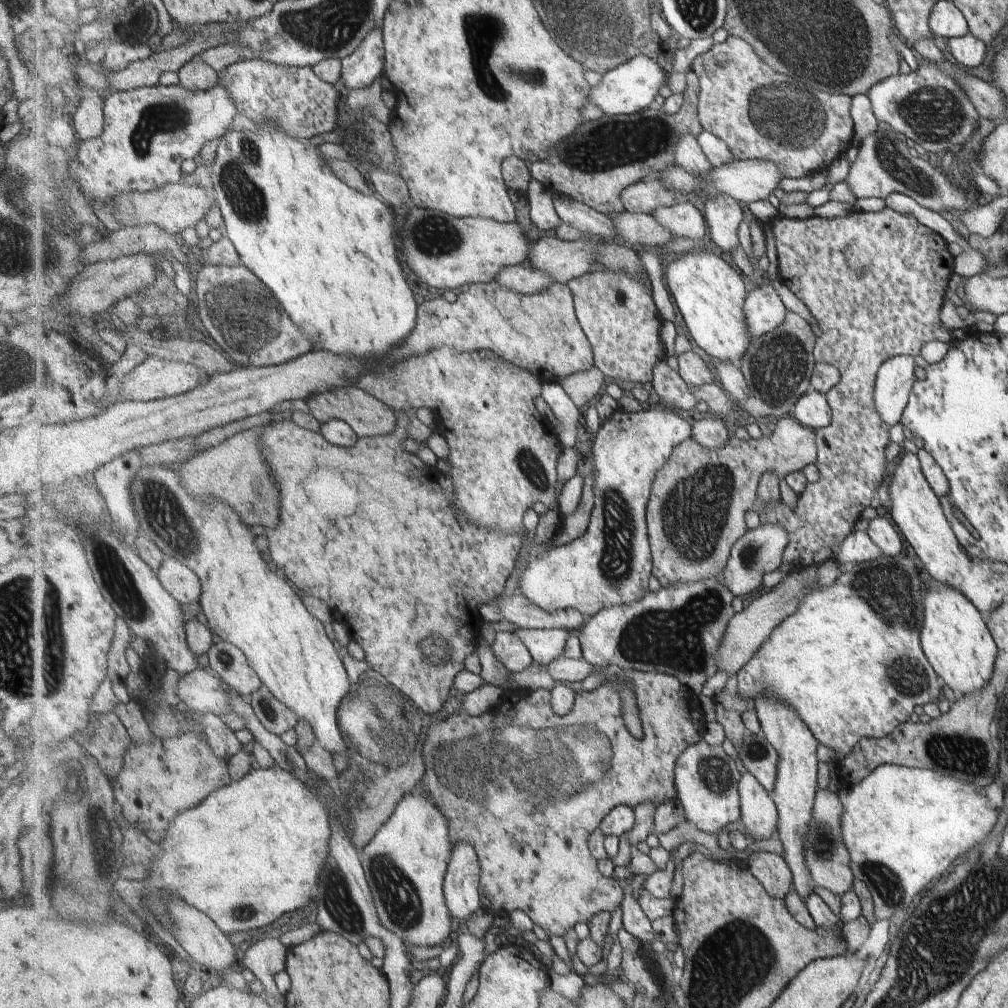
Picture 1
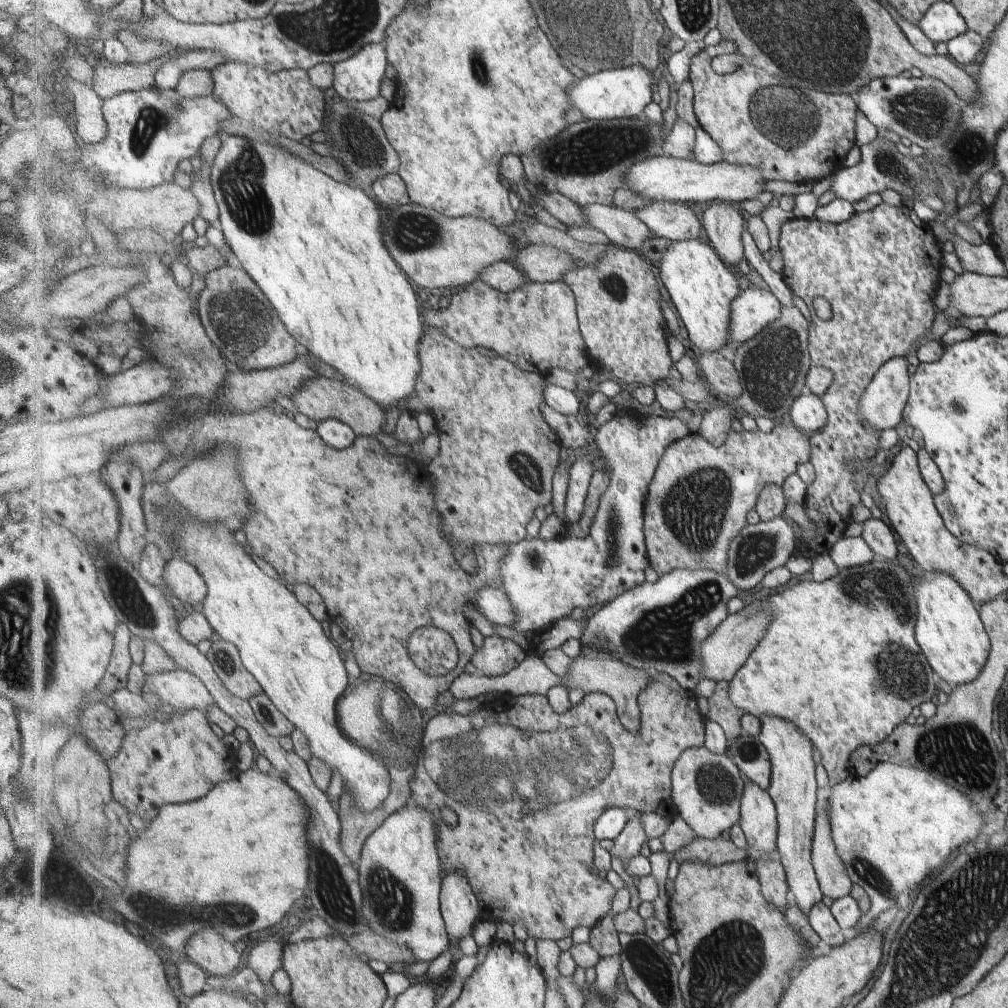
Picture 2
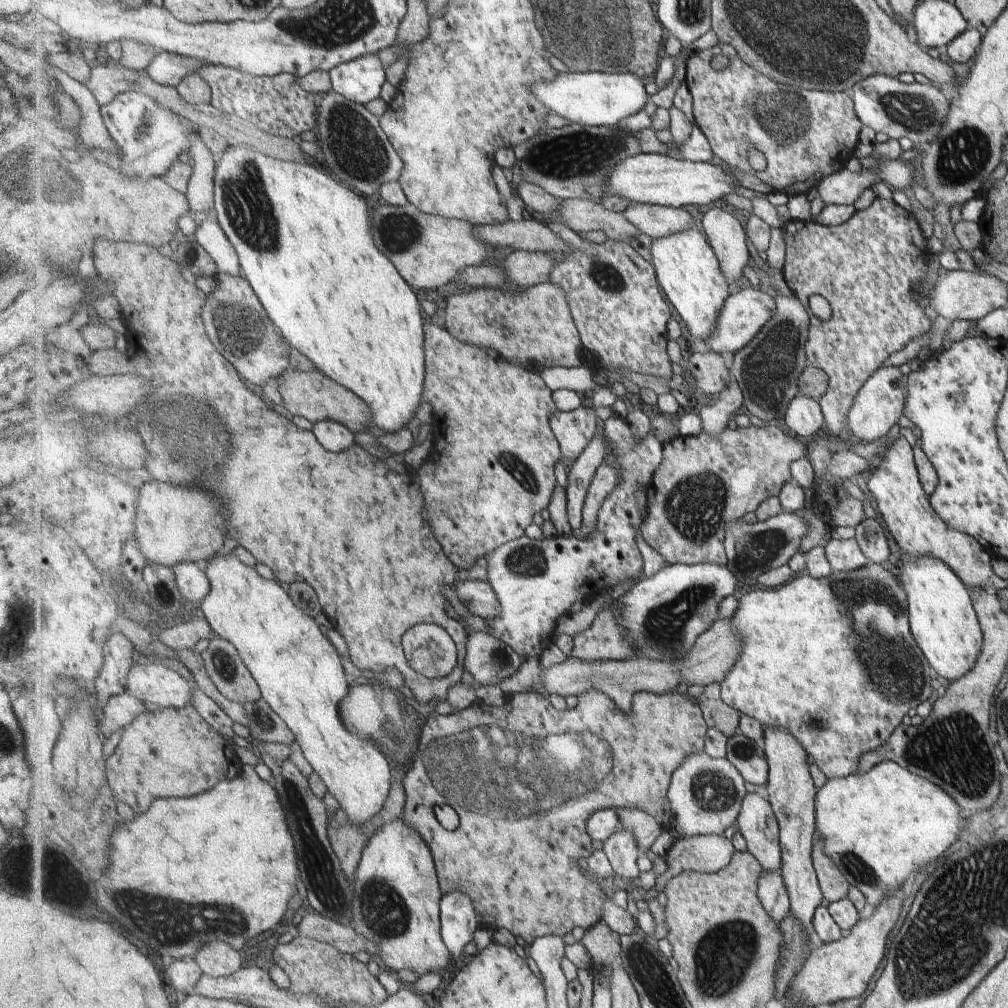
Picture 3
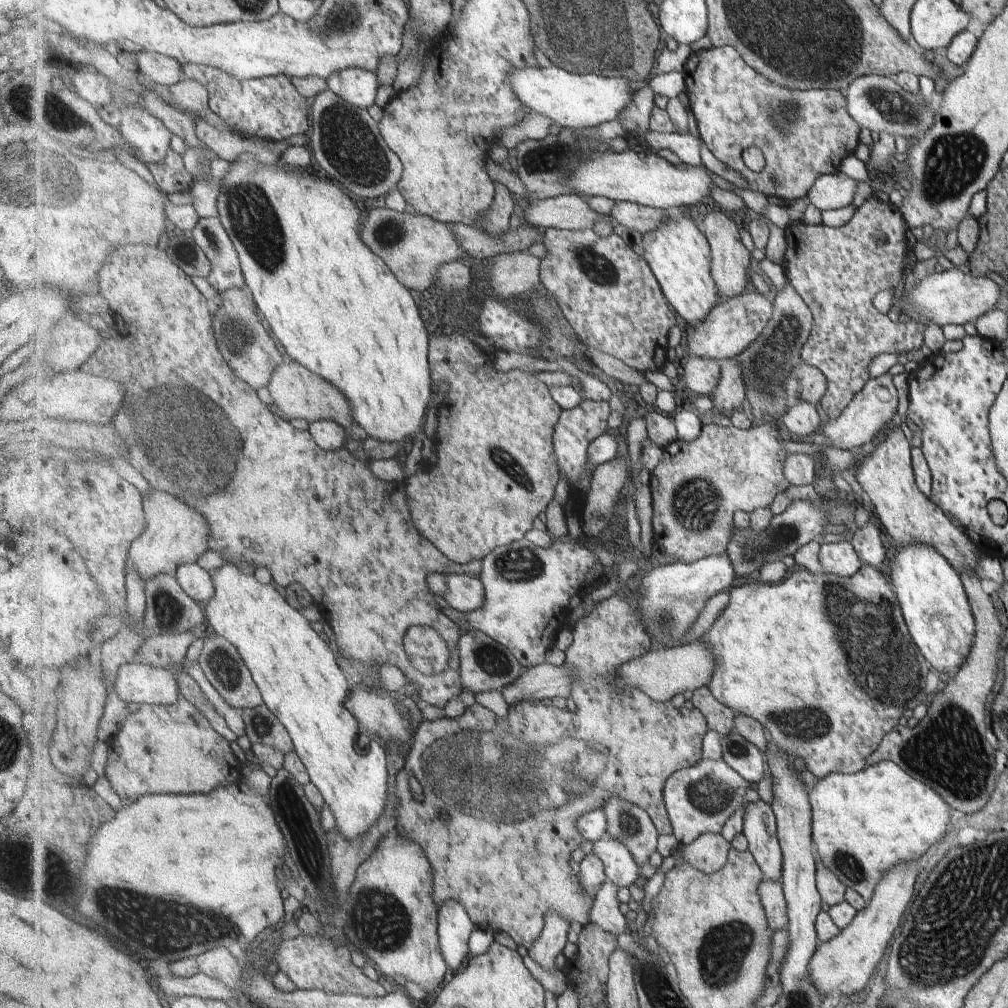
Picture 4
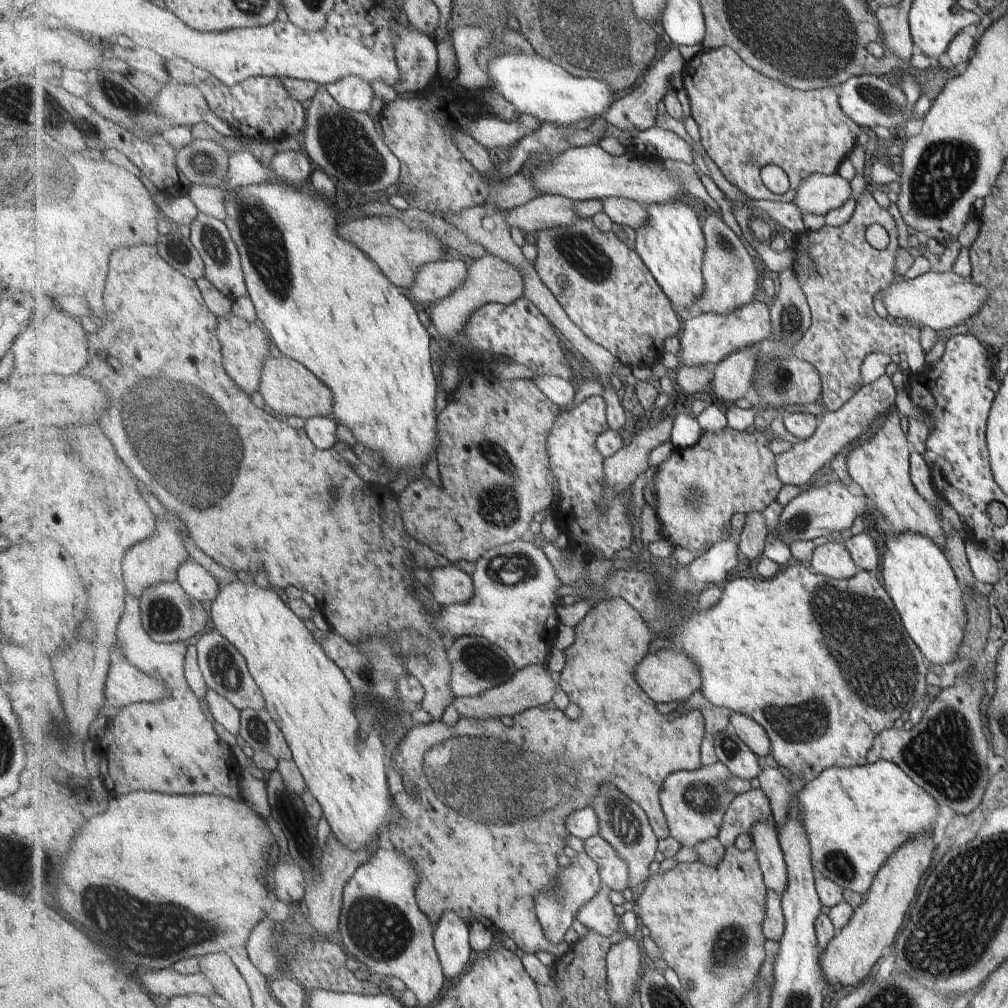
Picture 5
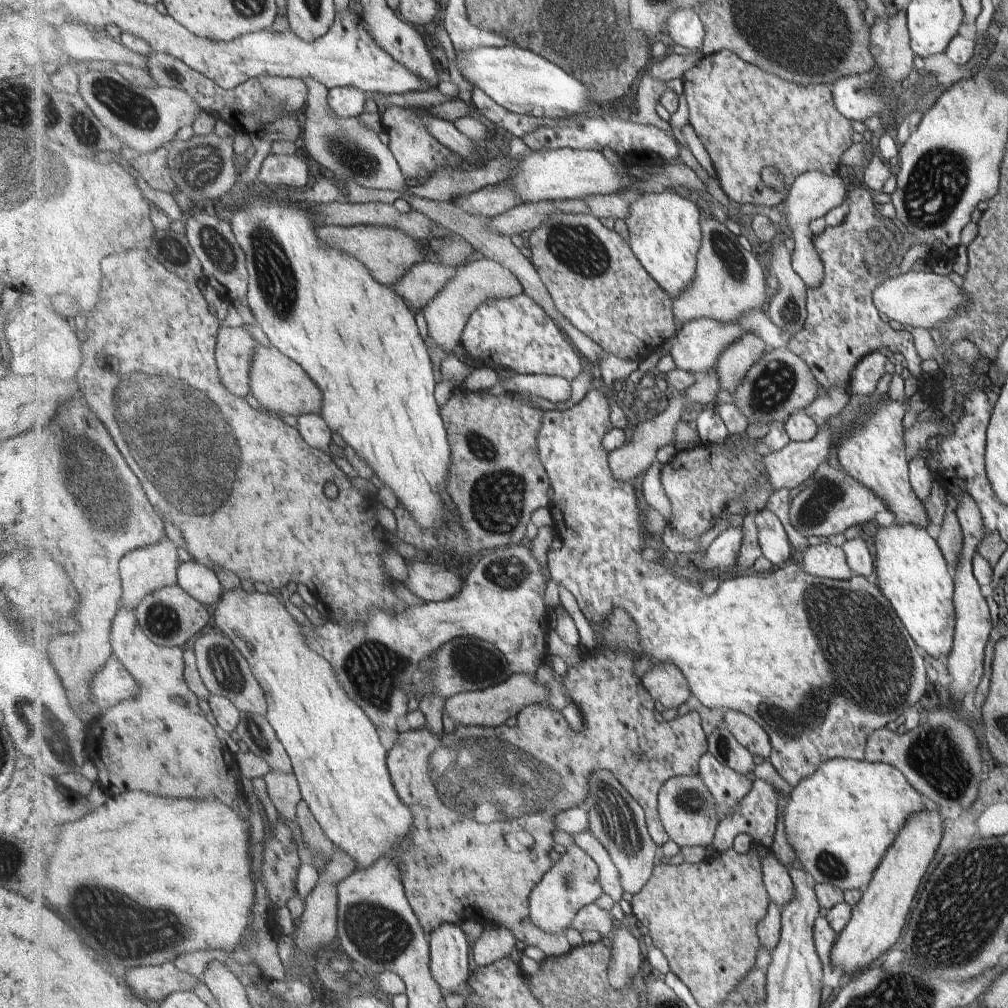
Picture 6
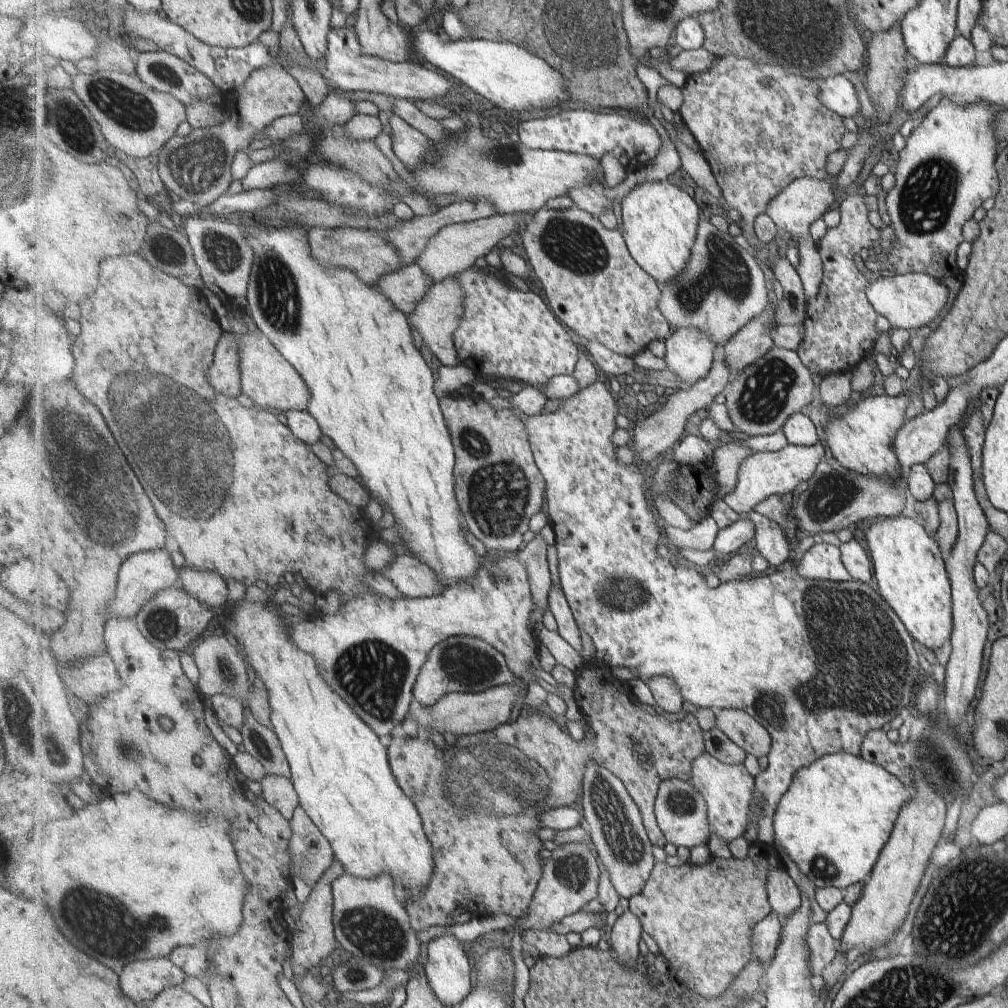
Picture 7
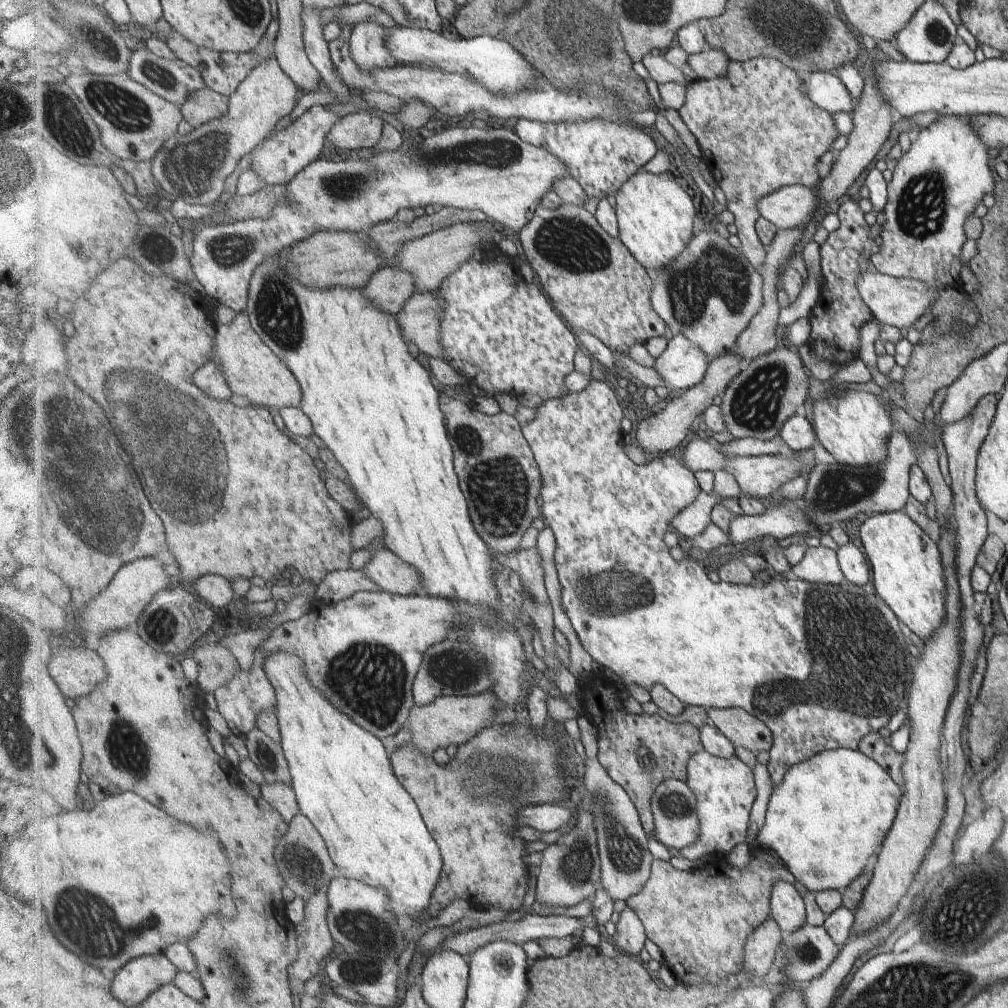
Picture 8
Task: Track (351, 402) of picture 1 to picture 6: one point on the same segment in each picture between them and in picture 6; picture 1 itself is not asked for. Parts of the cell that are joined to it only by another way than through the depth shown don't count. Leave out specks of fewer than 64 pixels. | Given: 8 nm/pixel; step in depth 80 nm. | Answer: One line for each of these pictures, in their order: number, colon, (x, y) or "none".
2: (321, 399)
3: (317, 397)
4: (298, 392)
5: (288, 387)
6: (280, 384)

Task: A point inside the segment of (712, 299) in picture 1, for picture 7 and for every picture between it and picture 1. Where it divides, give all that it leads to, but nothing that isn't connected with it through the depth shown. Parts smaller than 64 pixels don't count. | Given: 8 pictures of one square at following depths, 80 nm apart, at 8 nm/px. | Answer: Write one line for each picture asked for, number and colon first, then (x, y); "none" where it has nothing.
2: (702, 285)
3: (689, 272)
4: (680, 254)
5: (673, 245)
6: (665, 229)
7: (661, 223)

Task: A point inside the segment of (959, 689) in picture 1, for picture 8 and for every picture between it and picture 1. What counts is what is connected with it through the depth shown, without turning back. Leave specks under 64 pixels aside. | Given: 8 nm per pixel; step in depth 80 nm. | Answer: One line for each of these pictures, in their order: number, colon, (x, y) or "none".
2: (949, 632)
3: (942, 622)
4: (935, 610)
5: (919, 581)
6: (910, 572)
7: (910, 576)
8: (908, 577)

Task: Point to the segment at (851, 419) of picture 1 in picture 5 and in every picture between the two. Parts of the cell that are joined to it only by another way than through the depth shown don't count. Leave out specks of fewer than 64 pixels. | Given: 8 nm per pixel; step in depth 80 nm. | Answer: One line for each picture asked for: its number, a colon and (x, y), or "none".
2: (878, 271)
3: (866, 268)
4: (838, 271)
5: (845, 330)

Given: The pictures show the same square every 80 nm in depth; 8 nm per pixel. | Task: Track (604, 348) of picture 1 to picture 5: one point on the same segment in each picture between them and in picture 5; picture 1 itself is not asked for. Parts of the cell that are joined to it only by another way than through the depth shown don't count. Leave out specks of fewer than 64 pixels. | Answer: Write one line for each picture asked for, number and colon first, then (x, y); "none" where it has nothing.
2: (617, 299)
3: (622, 315)
4: (612, 297)
5: (606, 288)

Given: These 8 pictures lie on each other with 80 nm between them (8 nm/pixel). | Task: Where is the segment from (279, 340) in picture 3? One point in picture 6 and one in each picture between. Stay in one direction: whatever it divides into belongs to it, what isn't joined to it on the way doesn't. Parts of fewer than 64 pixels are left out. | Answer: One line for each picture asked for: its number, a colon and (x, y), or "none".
4: (250, 346)
5: (246, 346)
6: (236, 348)

